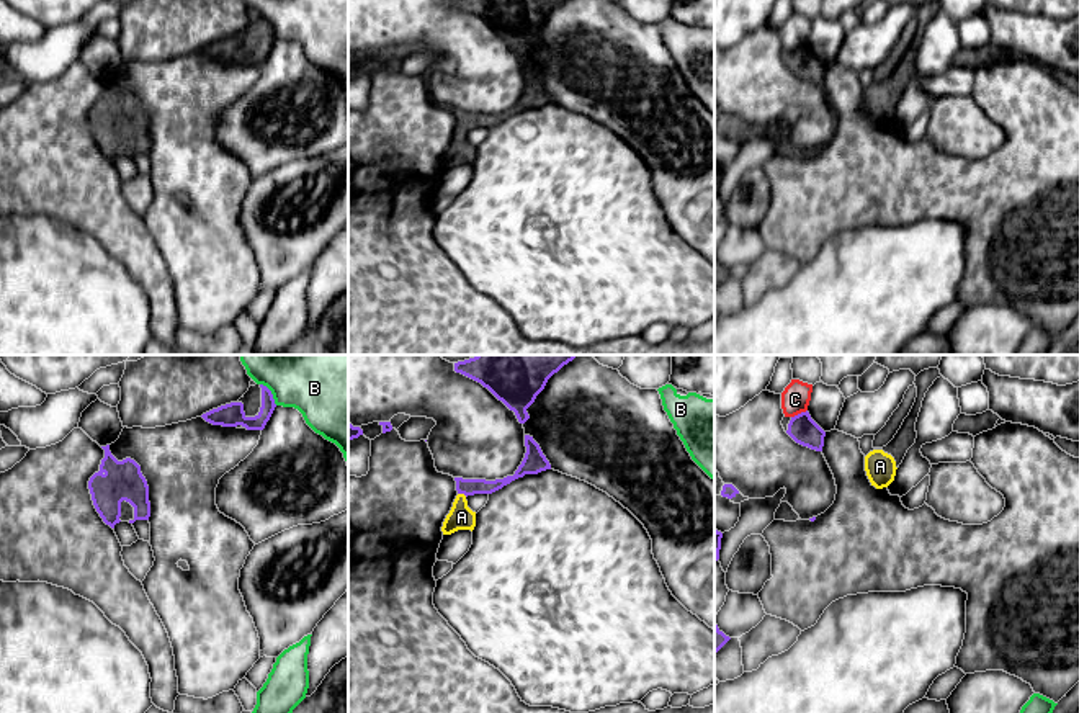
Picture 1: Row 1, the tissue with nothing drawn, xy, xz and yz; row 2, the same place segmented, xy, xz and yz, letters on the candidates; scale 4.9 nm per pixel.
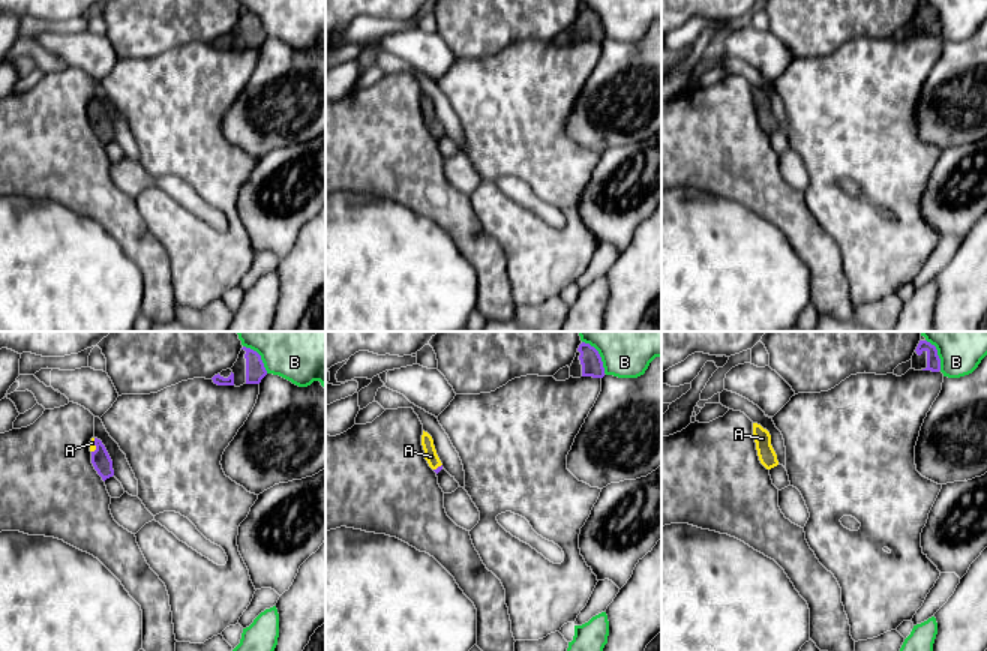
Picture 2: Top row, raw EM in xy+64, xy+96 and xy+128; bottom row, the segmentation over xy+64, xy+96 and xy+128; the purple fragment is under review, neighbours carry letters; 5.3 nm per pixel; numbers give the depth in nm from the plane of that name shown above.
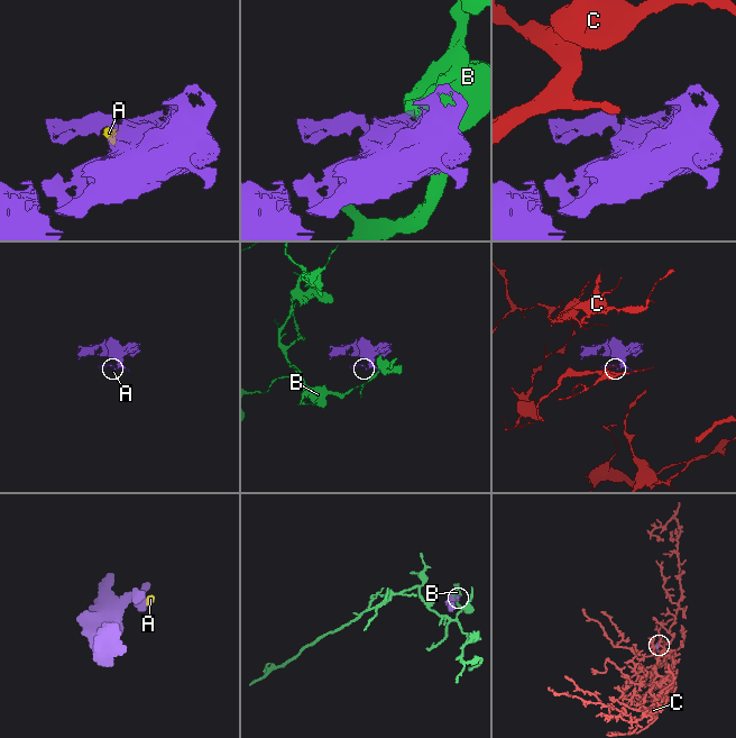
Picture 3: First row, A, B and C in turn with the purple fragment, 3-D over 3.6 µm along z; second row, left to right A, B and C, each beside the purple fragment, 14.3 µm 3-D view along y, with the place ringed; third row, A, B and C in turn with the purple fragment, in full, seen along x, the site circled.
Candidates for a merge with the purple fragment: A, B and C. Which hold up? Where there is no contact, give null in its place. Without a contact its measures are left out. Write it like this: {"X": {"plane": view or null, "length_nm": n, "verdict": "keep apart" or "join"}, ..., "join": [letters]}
{"A": {"plane": "xz", "length_nm": 50, "verdict": "join"}, "B": {"plane": "xy", "length_nm": 140, "verdict": "keep apart"}, "C": {"plane": "yz", "length_nm": 90, "verdict": "keep apart"}, "join": ["A"]}

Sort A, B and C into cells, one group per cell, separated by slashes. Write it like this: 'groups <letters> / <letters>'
groups A / B / C

